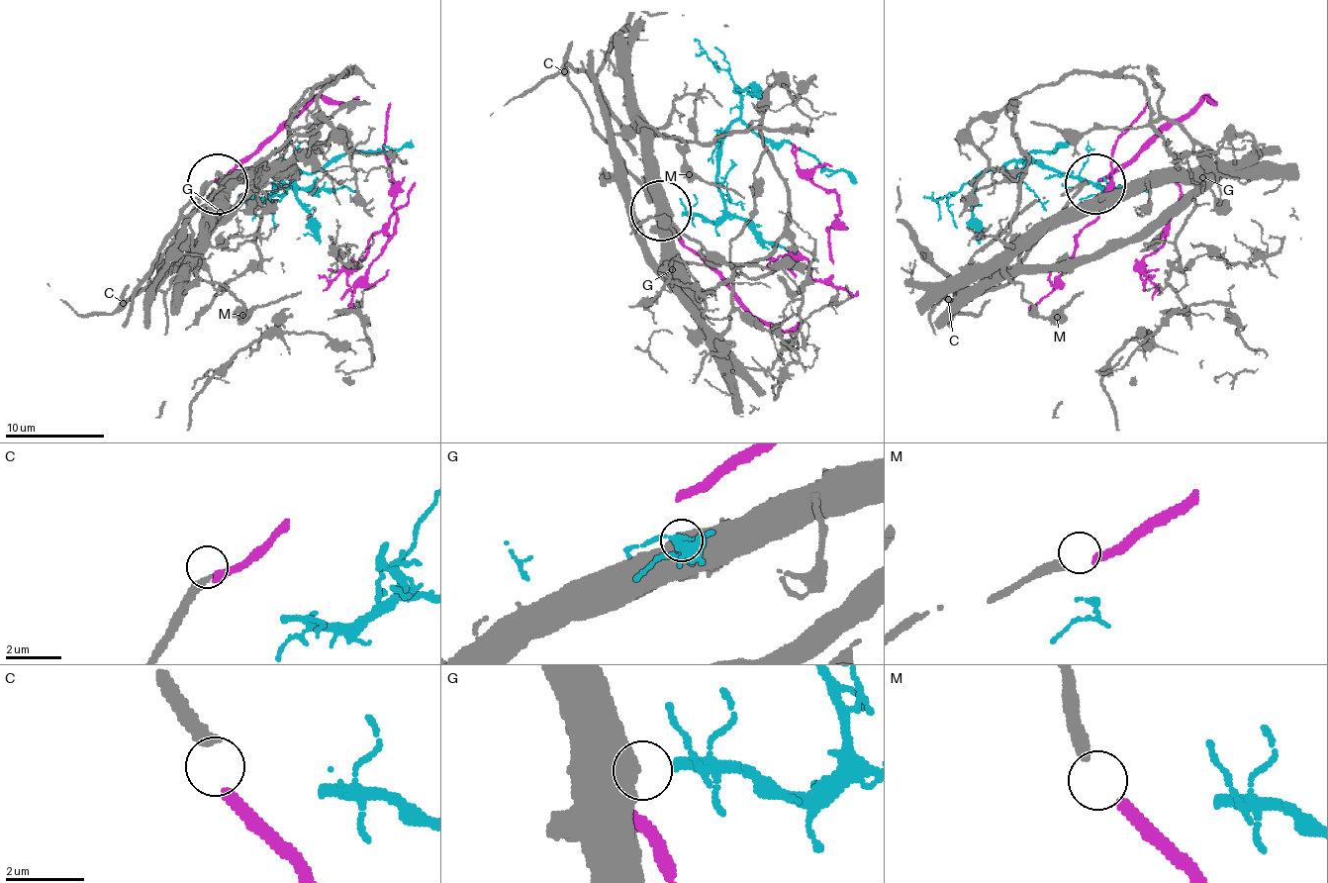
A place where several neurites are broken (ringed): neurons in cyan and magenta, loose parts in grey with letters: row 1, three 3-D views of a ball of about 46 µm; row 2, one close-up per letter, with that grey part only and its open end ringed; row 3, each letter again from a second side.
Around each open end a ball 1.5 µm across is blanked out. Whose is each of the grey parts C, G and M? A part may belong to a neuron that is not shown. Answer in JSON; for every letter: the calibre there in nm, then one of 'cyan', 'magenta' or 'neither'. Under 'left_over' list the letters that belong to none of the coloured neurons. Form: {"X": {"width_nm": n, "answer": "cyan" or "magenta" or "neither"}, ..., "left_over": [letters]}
{"C": {"width_nm": 240, "answer": "neither"}, "G": {"width_nm": 650, "answer": "cyan"}, "M": {"width_nm": 320, "answer": "magenta"}, "left_over": ["C"]}

